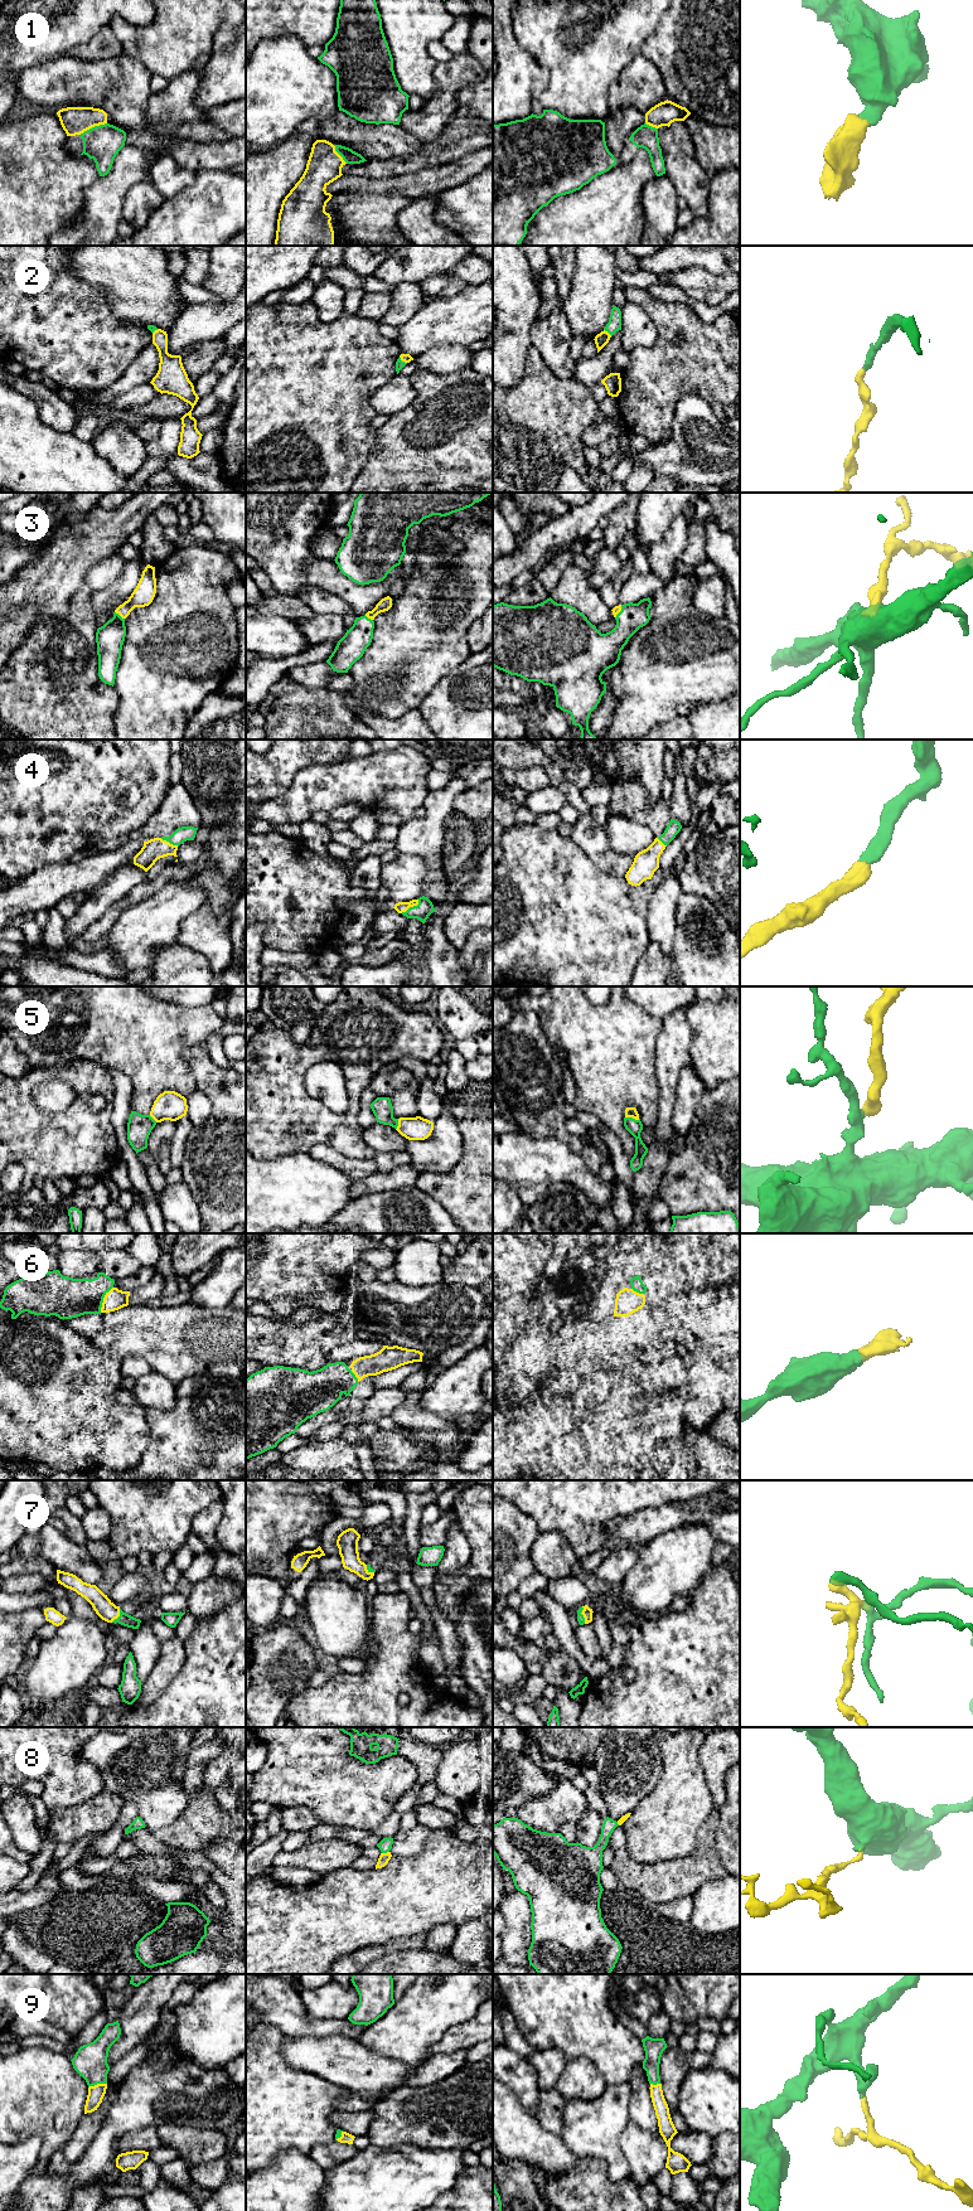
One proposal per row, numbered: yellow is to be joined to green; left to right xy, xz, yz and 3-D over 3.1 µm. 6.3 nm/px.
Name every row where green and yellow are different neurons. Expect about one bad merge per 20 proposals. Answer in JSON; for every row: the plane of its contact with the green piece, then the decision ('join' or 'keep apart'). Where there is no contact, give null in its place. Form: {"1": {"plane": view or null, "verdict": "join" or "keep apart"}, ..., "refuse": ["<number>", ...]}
{"1": {"plane": "xy", "verdict": "join"}, "2": {"plane": "yz", "verdict": "join"}, "3": {"plane": "xy", "verdict": "join"}, "4": {"plane": "xz", "verdict": "join"}, "5": {"plane": "yz", "verdict": "join"}, "6": {"plane": "xy", "verdict": "join"}, "7": {"plane": "yz", "verdict": "join"}, "8": {"plane": "xz", "verdict": "join"}, "9": {"plane": "xy", "verdict": "join"}, "refuse": []}

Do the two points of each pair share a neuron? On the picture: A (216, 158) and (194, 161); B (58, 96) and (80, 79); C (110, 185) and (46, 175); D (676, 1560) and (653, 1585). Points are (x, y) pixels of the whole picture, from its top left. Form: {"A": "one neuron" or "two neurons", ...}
{"A": "one neuron", "B": "one neuron", "C": "two neurons", "D": "one neuron"}

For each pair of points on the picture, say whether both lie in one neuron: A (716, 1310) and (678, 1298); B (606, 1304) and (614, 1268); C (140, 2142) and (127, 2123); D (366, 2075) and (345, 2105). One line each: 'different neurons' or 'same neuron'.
A: different neurons
B: same neuron
C: different neurons
D: different neurons

